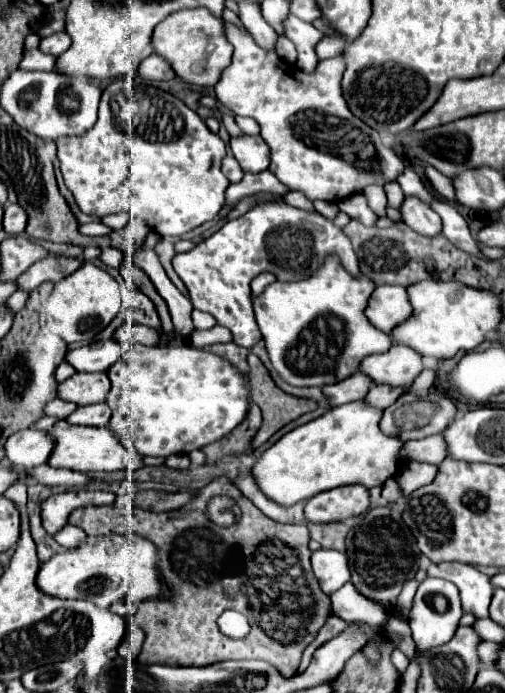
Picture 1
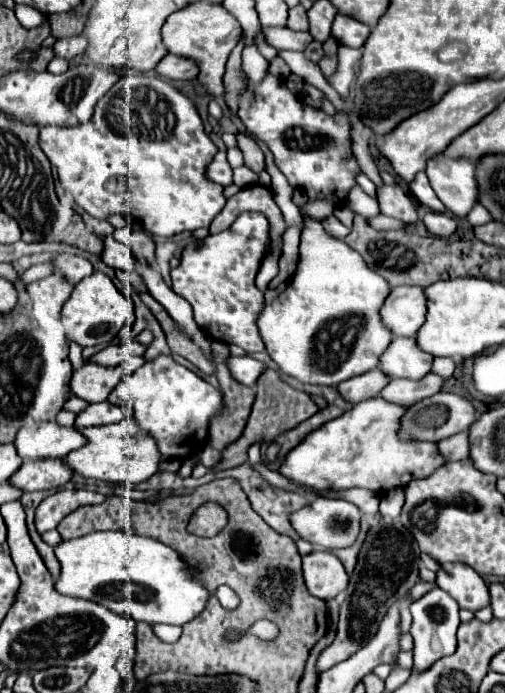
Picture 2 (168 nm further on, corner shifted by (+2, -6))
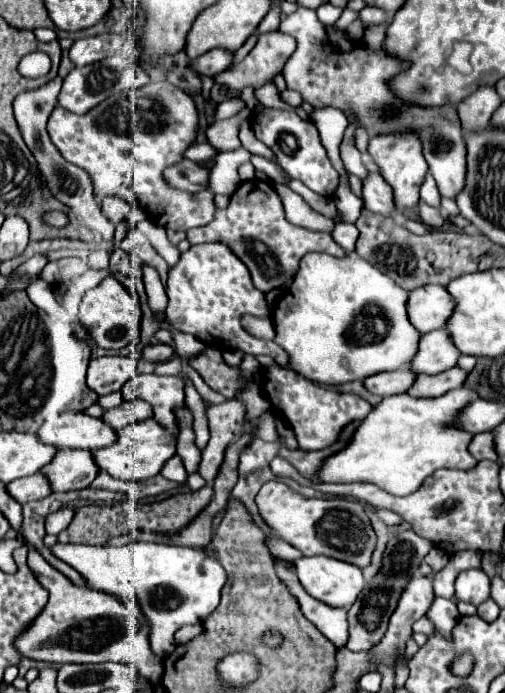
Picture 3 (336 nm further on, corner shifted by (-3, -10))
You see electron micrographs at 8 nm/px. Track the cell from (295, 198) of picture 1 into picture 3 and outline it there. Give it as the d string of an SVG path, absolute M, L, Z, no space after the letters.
M314 252L300 260L294 282L274 304L274 342L288 352L292 370L326 386L408 368L422 334L410 324L406 304L408 292L356 252L344 258Z

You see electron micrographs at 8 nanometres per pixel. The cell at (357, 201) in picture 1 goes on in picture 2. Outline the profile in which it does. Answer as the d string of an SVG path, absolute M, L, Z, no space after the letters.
M379 214L375 218L367 218L367 224L375 230L399 230L399 228L403 228L401 220L393 220L393 218L387 218L383 214Z

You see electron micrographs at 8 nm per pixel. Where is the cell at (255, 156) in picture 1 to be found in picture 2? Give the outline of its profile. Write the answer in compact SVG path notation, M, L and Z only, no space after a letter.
M239 166L233 170L233 182L239 186L239 188L247 188L251 184L257 184L257 174L247 168L247 166Z

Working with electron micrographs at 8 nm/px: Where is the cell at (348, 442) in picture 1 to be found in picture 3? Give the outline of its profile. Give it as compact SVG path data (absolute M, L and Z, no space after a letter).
M456 388L446 392L446 396L434 398L434 400L418 400L408 394L398 394L398 396L388 396L384 402L380 402L358 426L354 432L350 444L330 456L322 468L320 468L320 480L322 482L372 482L378 484L382 490L394 494L394 496L408 496L416 492L422 482L432 476L440 468L460 468L460 470L470 470L478 464L478 460L468 452L468 444L472 440L472 434L458 428L454 420L458 420L458 414L462 408L466 408L472 400L472 390L470 388Z

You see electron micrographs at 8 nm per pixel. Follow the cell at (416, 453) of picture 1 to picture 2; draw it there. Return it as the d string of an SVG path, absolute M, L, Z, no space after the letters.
M459 432L445 440L439 440L437 448L447 462L449 460L465 460L469 456L469 444L465 440L465 432Z

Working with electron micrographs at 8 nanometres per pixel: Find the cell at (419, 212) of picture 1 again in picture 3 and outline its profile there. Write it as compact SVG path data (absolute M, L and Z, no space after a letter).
M370 172L362 180L362 200L364 200L364 208L370 212L376 212L382 216L392 216L396 212L390 186L376 172Z

